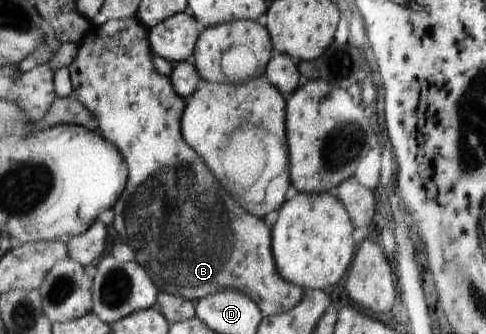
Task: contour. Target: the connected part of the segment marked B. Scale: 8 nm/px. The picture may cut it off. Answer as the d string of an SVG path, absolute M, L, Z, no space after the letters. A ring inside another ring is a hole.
M136 16L107 21L100 27L91 25L77 44L76 60L66 66L77 100L95 114L97 131L115 144L127 164L127 186L119 202L113 206L115 230L135 252L135 261L147 271L158 291L189 299L196 304L200 298L212 293L243 290L258 304L263 315L288 312L301 302L304 289L288 283L275 268L271 254L271 231L262 216L256 216L247 208L247 212L243 212L207 170L206 162L185 142L180 124L186 100L175 92L167 76L155 70L151 60L154 53L149 44L149 31ZM241 266L255 266L259 274L257 286L239 286Z

